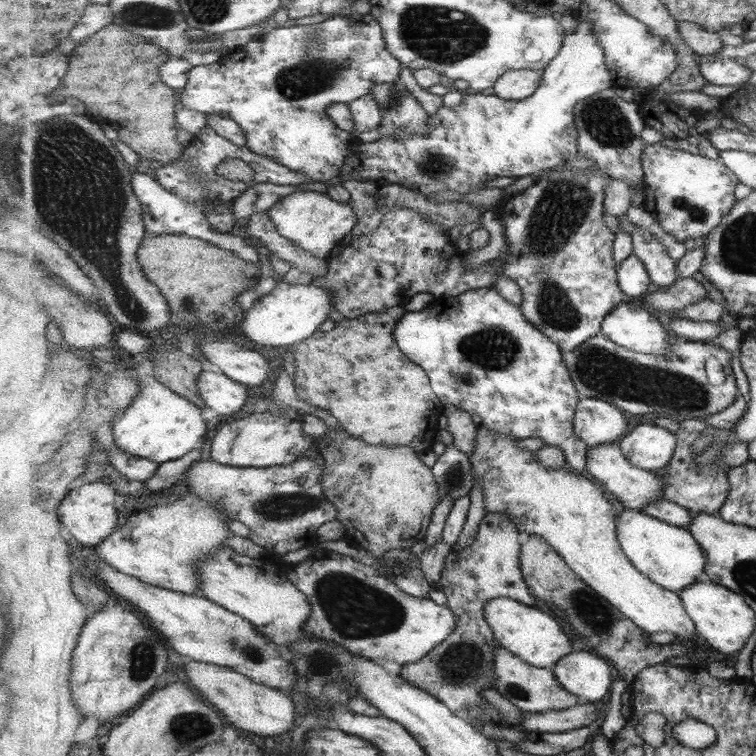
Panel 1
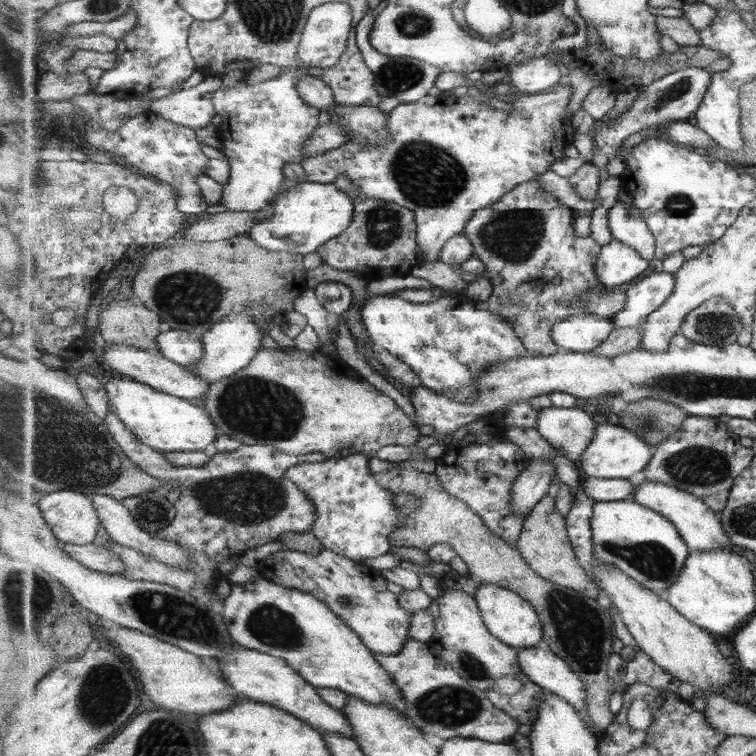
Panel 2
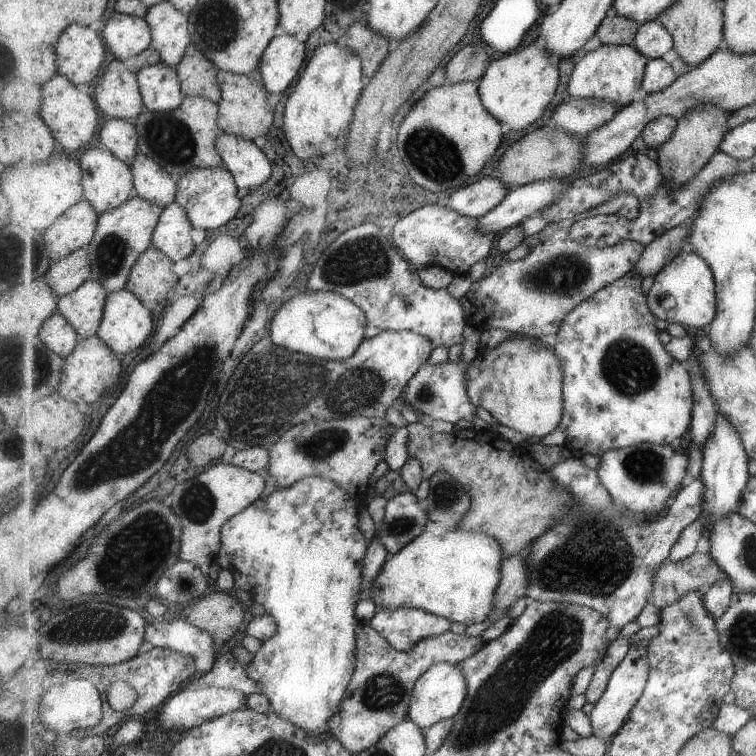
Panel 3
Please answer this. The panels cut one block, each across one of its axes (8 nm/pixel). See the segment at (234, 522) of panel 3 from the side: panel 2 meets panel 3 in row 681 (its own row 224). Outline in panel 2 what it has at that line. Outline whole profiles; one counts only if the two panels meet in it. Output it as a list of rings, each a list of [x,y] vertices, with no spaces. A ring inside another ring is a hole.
[[[301,180],[285,191],[273,207],[271,217],[263,217],[248,233],[262,248],[292,254],[313,254],[326,243],[337,239],[348,230],[356,215],[352,196],[343,192],[335,183],[321,184]]]

